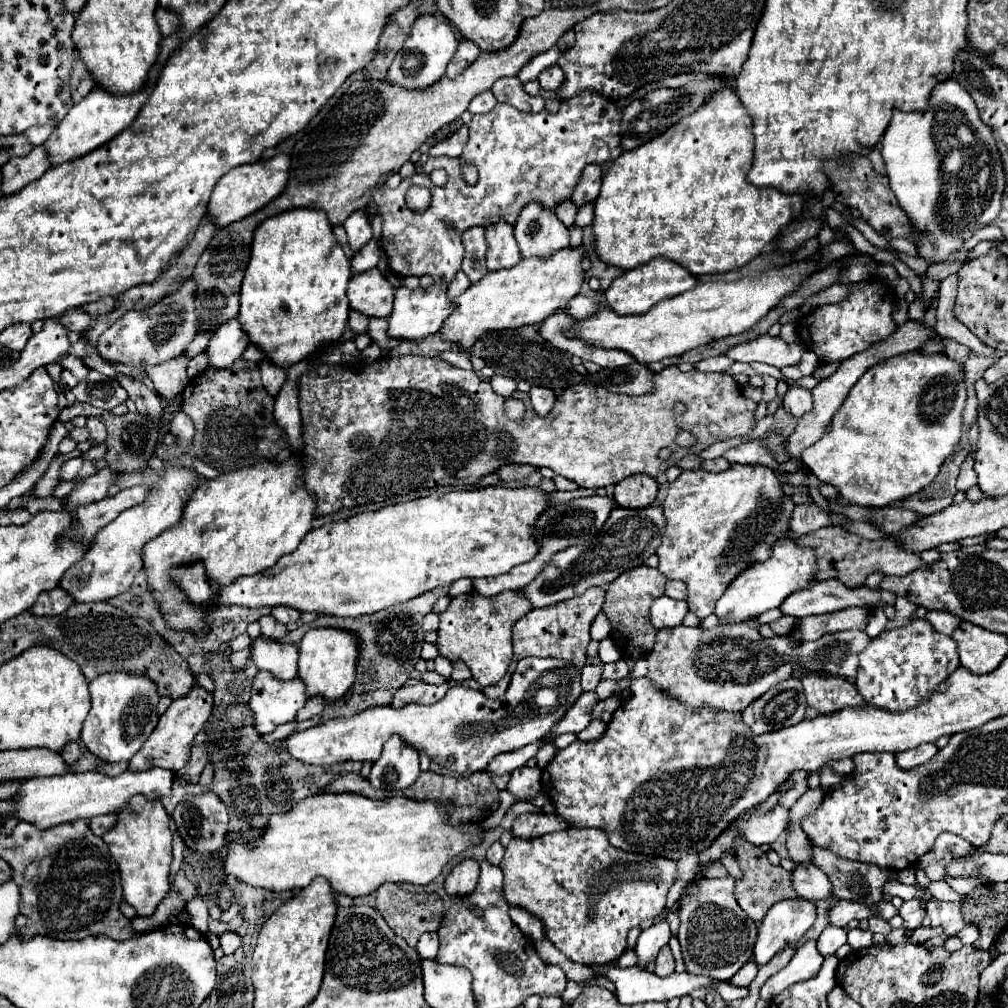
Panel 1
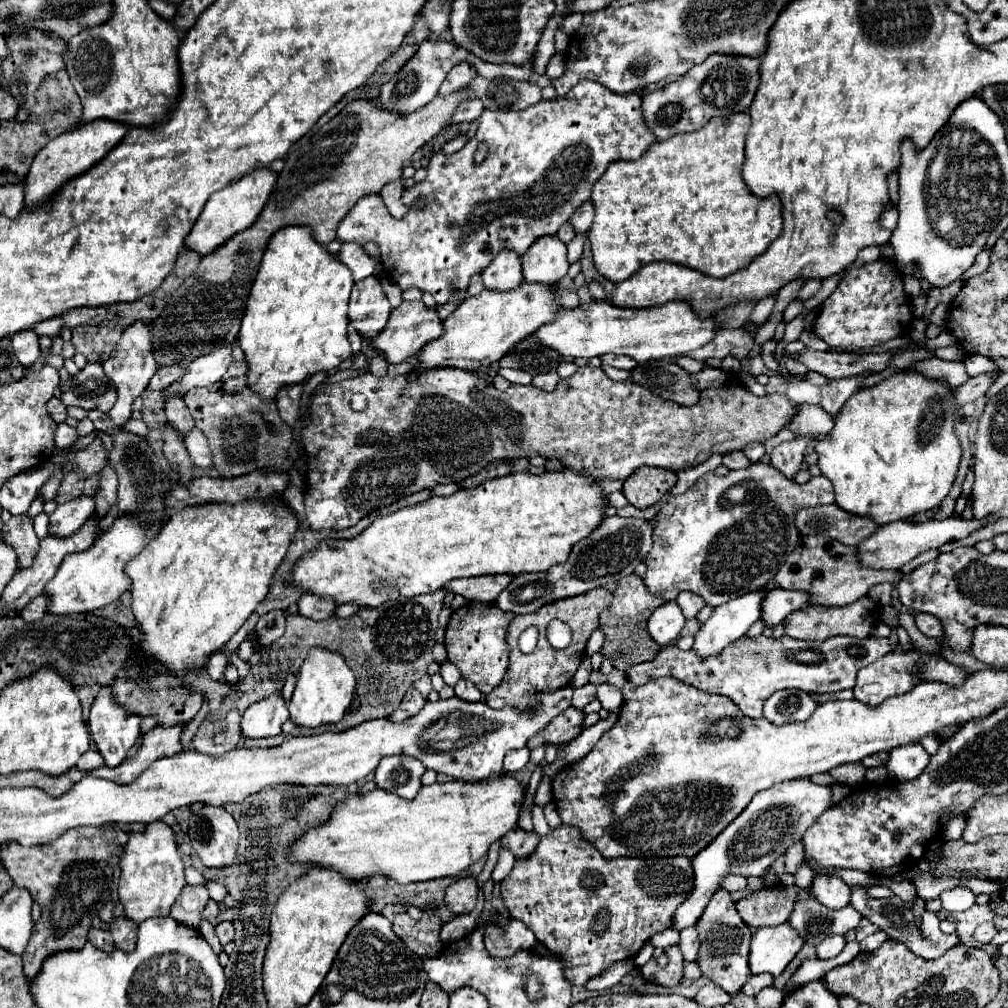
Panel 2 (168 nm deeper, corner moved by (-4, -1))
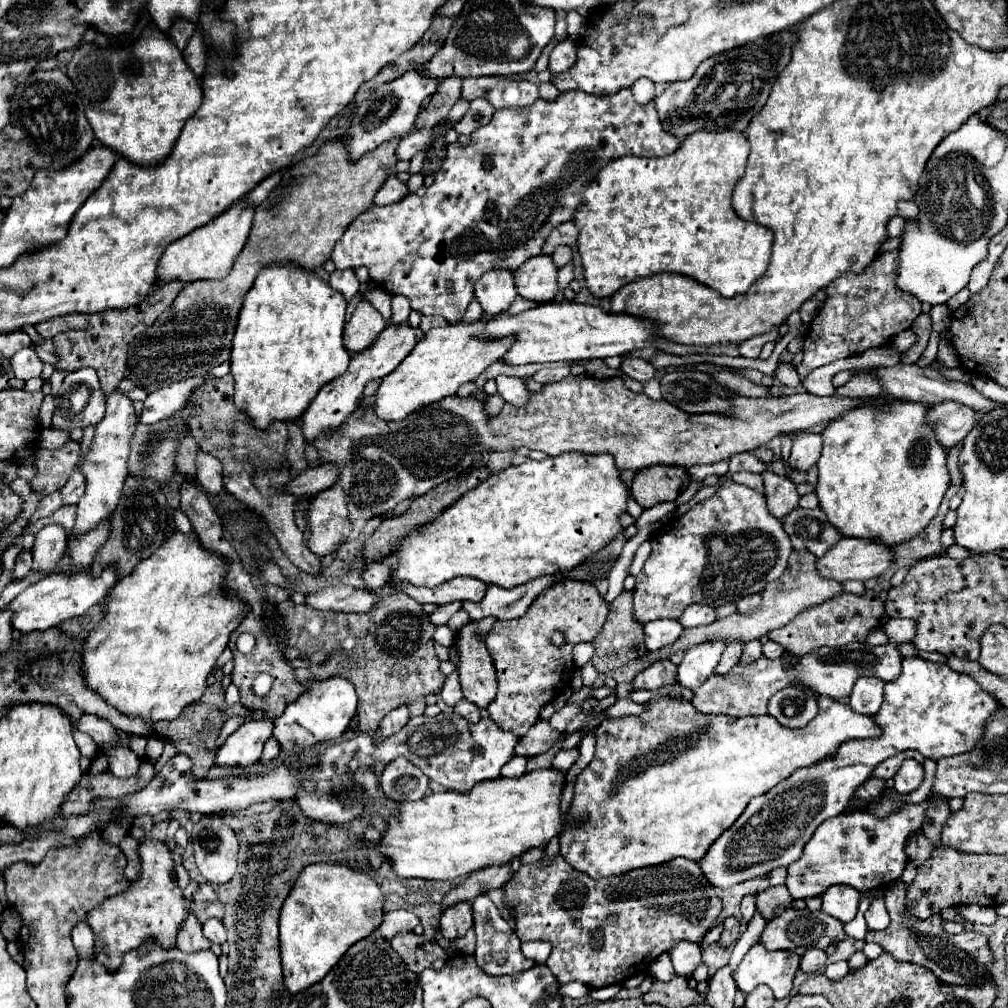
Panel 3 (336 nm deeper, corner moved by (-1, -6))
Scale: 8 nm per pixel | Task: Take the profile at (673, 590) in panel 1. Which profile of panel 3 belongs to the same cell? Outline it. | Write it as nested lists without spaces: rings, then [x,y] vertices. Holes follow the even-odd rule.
[[[692,604],[686,608],[686,612],[680,618],[680,624],[684,628],[696,628],[704,624],[712,624],[716,620],[716,608],[706,604]]]

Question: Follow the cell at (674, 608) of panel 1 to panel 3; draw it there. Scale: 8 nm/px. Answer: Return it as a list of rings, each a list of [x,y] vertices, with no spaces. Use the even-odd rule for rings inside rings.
[[[652,620],[644,626],[644,642],[648,650],[660,650],[672,644],[682,634],[682,624],[678,620]]]

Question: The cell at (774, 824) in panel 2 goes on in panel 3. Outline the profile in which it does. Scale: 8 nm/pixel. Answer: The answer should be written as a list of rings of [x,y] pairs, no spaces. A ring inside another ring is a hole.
[[[904,658],[902,660],[902,674],[884,686],[884,702],[880,712],[874,716],[874,720],[880,724],[882,734],[876,740],[848,740],[848,744],[842,744],[836,752],[836,756],[828,756],[828,760],[822,760],[820,764],[814,764],[812,768],[800,768],[792,776],[788,776],[784,782],[780,782],[770,792],[750,800],[748,808],[740,814],[736,824],[728,828],[712,844],[704,860],[700,860],[700,868],[704,870],[704,876],[716,886],[716,888],[732,888],[744,880],[756,878],[760,874],[768,874],[770,870],[778,866],[788,866],[794,860],[800,858],[806,842],[814,834],[814,830],[828,818],[838,816],[846,810],[848,800],[854,796],[856,788],[860,788],[868,778],[872,778],[874,766],[880,762],[896,756],[904,750],[918,750],[924,758],[930,758],[938,762],[946,756],[956,756],[970,752],[978,742],[980,736],[984,736],[984,728],[988,724],[988,718],[996,714],[1000,708],[998,700],[990,696],[986,690],[980,688],[978,682],[974,682],[968,674],[954,672],[946,664],[936,664],[922,658]]]

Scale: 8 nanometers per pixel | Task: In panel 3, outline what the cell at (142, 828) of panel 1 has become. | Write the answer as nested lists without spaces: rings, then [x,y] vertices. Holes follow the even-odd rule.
[[[146,840],[140,844],[138,854],[142,862],[142,874],[132,882],[130,890],[104,900],[104,904],[96,906],[86,916],[86,924],[94,932],[94,954],[108,972],[116,972],[116,968],[122,964],[122,956],[130,950],[138,950],[140,956],[144,956],[146,946],[142,944],[150,938],[166,948],[176,948],[176,934],[188,918],[188,906],[182,890],[170,874],[174,868],[170,848],[160,840]]]

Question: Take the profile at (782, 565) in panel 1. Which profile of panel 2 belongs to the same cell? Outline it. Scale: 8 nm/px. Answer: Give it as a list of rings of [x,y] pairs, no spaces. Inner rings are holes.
[[[767,587],[749,591],[713,609],[713,615],[695,635],[693,649],[701,657],[711,657],[723,651],[725,645],[743,637],[749,627],[761,619],[761,605],[767,595]]]

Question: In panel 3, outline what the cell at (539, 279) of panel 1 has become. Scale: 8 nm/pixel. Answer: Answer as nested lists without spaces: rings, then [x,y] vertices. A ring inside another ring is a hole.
[[[482,318],[472,324],[448,324],[444,328],[434,328],[424,334],[424,338],[416,344],[416,348],[408,354],[408,360],[396,368],[396,372],[382,378],[382,384],[374,396],[374,412],[382,420],[404,420],[412,412],[438,402],[446,396],[456,394],[456,390],[478,378],[492,362],[500,360],[504,352],[510,348],[512,340],[478,340],[478,334],[484,330],[488,318]]]

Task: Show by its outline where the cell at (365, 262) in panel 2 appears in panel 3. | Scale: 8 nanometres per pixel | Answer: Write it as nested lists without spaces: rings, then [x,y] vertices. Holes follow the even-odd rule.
[[[336,270],[332,276],[330,276],[330,282],[328,282],[334,290],[338,290],[340,294],[344,294],[344,298],[346,300],[350,300],[356,292],[358,292],[358,288],[360,288],[360,282],[358,282],[358,278],[356,278],[356,274],[352,272],[352,270],[344,270],[344,272],[340,272],[340,270]]]

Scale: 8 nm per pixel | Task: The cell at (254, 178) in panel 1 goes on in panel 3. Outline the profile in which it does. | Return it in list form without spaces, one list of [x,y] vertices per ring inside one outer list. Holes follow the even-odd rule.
[[[246,198],[236,202],[228,212],[218,216],[218,220],[212,220],[204,228],[198,228],[190,232],[188,236],[172,242],[164,256],[160,258],[160,268],[158,268],[158,286],[166,284],[168,280],[180,280],[184,284],[196,282],[196,280],[220,280],[228,276],[232,264],[236,262],[238,254],[242,252],[250,226],[254,218],[254,208],[248,206]]]

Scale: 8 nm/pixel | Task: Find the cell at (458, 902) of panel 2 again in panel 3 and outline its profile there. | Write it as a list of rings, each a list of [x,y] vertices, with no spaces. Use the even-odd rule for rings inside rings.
[[[460,902],[442,912],[440,932],[448,940],[462,938],[472,928],[472,908],[468,902]]]

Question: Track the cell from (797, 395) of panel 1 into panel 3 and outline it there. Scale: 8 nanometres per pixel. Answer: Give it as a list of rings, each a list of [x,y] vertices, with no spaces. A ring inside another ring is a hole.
[[[798,432],[796,438],[792,438],[792,452],[788,458],[788,466],[792,470],[808,472],[810,466],[816,464],[822,452],[822,436],[820,434],[804,434]]]

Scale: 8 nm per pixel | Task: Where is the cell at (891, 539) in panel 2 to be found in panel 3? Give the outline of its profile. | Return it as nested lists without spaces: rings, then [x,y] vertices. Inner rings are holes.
[[[840,538],[822,558],[816,562],[820,576],[846,582],[846,580],[868,580],[880,576],[892,566],[892,552],[888,546],[874,540]]]

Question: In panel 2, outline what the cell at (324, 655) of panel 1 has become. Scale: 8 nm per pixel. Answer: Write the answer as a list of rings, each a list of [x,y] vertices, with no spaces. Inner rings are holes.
[[[311,647],[307,659],[299,669],[299,679],[289,701],[291,721],[303,727],[319,727],[323,723],[337,723],[343,719],[351,705],[355,693],[355,677],[347,667],[345,659],[337,651],[321,651],[321,647]]]

